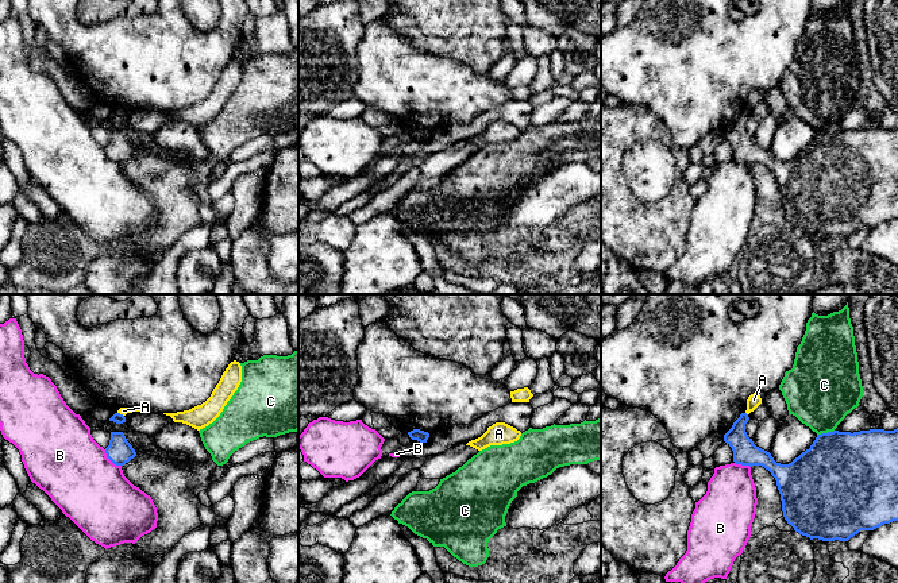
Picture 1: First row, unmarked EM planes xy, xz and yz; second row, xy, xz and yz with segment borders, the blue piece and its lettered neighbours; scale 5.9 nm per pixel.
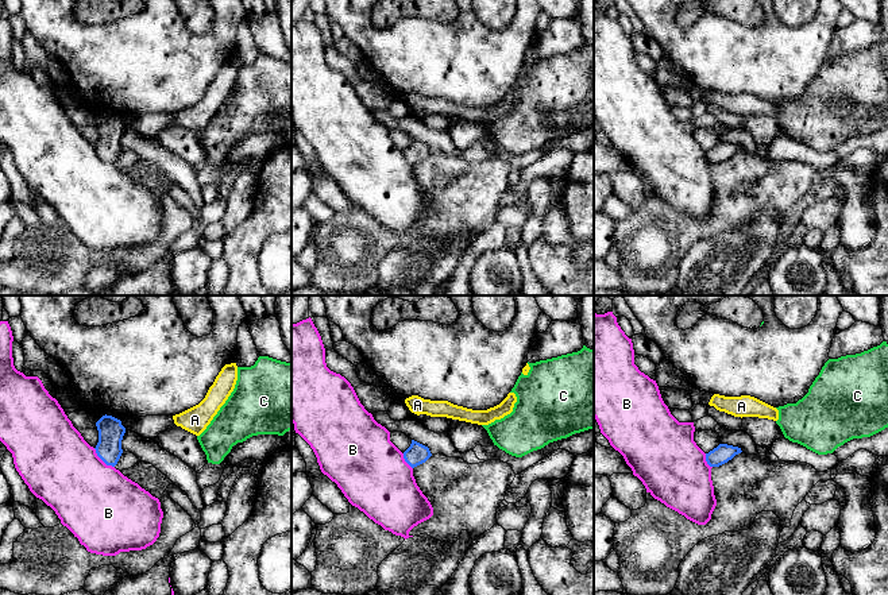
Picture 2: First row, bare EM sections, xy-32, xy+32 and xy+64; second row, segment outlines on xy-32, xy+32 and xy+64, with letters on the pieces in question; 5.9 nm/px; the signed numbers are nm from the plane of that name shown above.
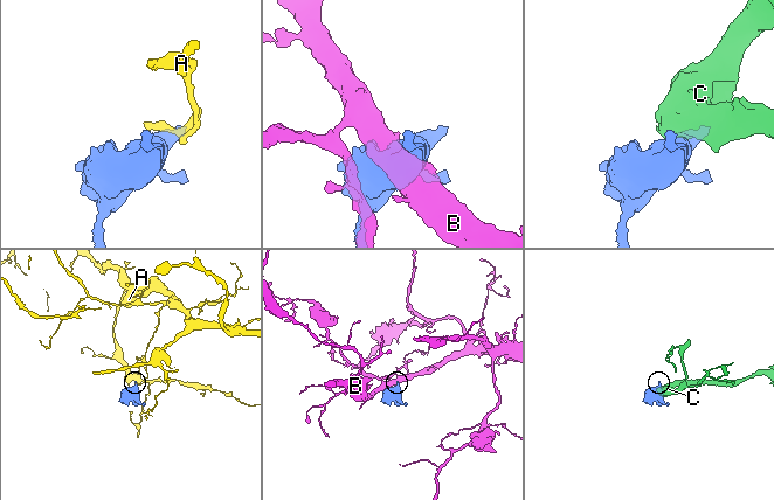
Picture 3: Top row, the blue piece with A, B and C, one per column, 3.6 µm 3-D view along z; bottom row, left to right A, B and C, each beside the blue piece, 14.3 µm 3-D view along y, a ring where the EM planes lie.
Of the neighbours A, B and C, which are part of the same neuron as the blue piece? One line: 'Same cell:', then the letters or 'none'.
Same cell: none

